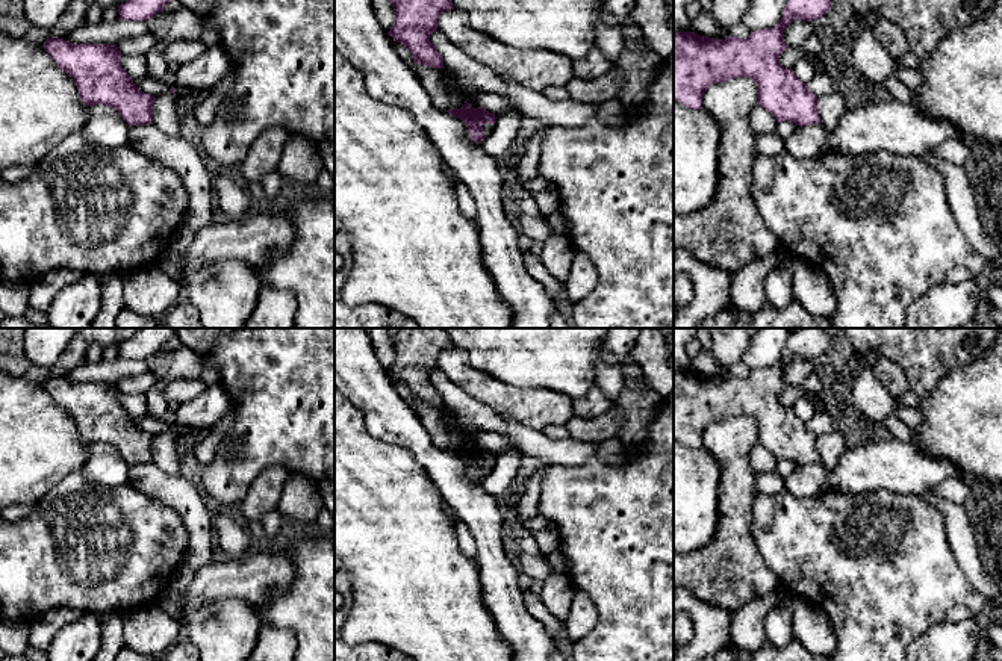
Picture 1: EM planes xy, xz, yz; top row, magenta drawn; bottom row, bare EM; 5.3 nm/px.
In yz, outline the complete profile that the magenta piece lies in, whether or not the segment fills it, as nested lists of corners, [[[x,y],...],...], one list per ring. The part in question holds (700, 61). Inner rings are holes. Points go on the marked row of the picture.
[[[787,0],[781,20],[770,29],[754,30],[748,38],[728,36],[716,39],[695,32],[674,32],[674,100],[689,109],[702,109],[702,95],[713,83],[723,83],[737,77],[751,77],[757,85],[757,103],[770,112],[775,119],[790,121],[795,126],[820,124],[819,98],[801,82],[792,68],[780,64],[780,54],[787,48],[784,32],[795,21],[822,18],[831,9],[831,0]]]

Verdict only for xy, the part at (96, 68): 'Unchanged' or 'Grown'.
Unchanged

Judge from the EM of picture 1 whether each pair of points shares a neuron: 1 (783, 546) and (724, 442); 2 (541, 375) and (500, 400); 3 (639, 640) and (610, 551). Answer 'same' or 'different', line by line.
1: different
2: different
3: same

